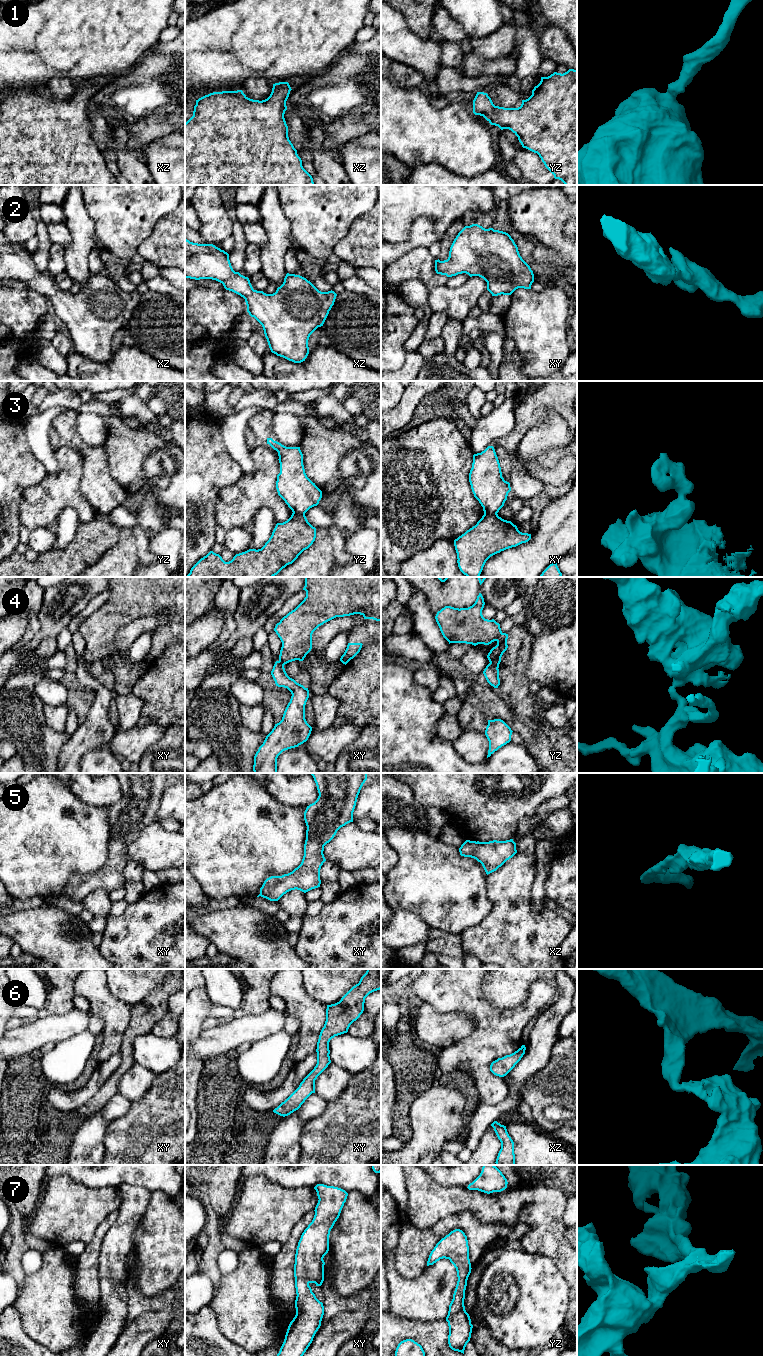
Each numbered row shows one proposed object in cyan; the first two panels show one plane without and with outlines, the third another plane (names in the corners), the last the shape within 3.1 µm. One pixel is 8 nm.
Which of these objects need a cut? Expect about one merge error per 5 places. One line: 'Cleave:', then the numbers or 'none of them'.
Cleave: 3, 4

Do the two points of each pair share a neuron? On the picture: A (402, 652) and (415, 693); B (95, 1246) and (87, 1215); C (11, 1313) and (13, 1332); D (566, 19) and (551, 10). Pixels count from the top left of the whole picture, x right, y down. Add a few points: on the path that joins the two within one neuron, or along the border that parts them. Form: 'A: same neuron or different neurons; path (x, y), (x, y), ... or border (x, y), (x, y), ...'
A: different neurons; border (398, 660), (402, 662)
B: different neurons; border (106, 1216), (96, 1229), (93, 1238), (86, 1244)
C: same neuron; path (11, 1318), (11, 1327)
D: same neuron; path (562, 15), (555, 10)

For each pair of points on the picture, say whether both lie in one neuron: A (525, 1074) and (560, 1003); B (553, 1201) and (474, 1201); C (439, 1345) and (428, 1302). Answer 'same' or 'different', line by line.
A: same
B: same
C: different

